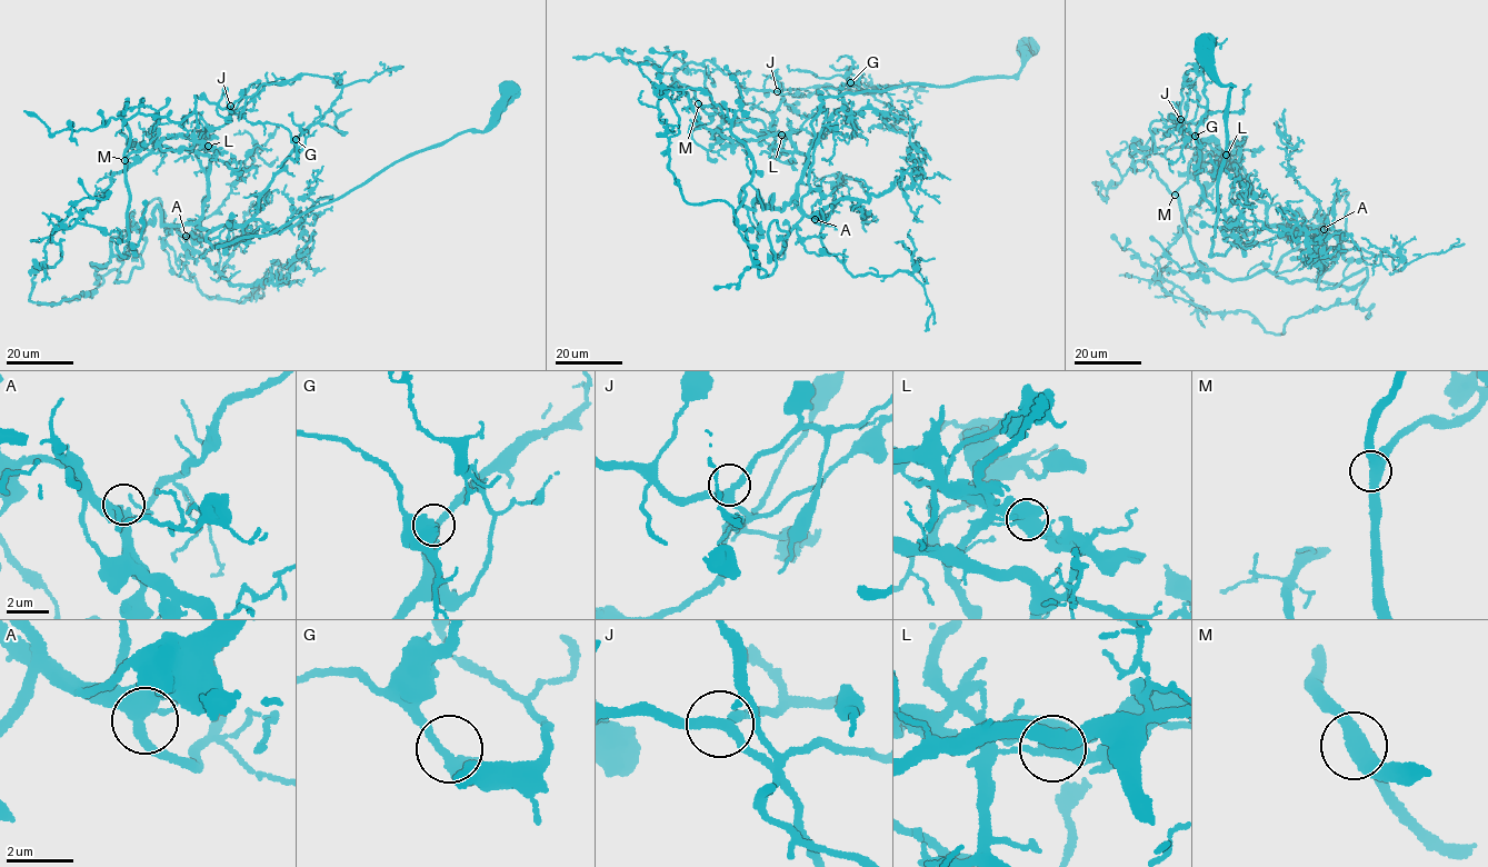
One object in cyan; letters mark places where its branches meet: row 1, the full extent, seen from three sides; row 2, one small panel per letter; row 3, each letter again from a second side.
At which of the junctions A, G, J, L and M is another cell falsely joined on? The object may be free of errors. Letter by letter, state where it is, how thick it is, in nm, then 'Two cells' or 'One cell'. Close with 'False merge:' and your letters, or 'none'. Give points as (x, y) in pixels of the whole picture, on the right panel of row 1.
A: Place: (1324, 229). Thickness 340 nm. One cell
G: Place: (1195, 136). Thickness 280 nm. One cell
J: Place: (1180, 119). Thickness 300 nm. One cell
L: Place: (1226, 155). Thickness 480 nm. Two cells
M: Place: (1175, 195). Thickness 440 nm. One cell
False merge: L

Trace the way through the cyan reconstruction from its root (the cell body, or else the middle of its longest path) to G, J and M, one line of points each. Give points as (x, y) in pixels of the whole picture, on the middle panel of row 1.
G: (1026, 48), (1014, 77), (821, 97), (816, 135), (845, 107), (839, 91), (850, 82)
J: (1026, 48), (1014, 77), (821, 97), (806, 165), (775, 145), (777, 91)
M: (1026, 48), (1014, 77), (821, 97), (806, 165), (775, 135), (698, 103)

